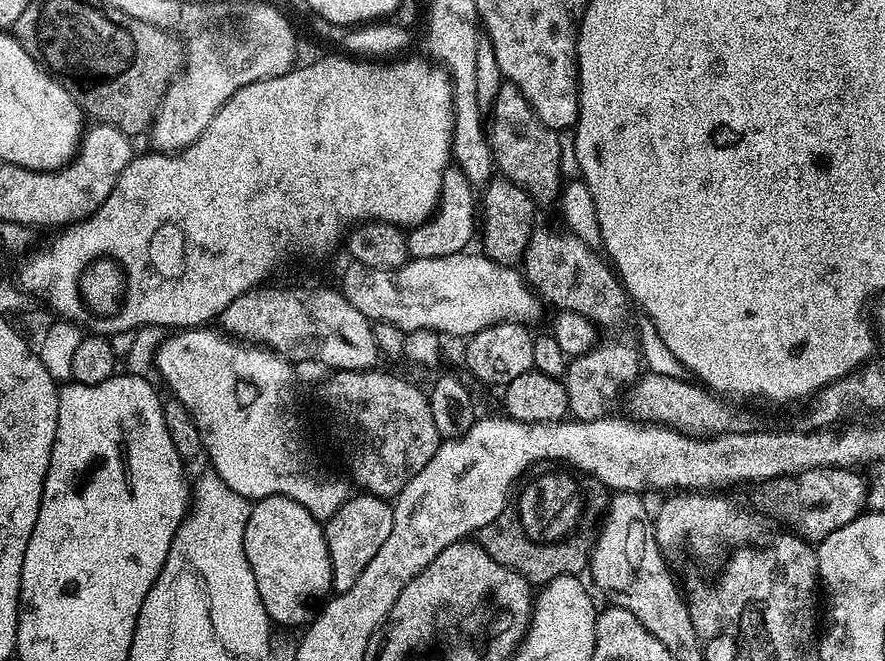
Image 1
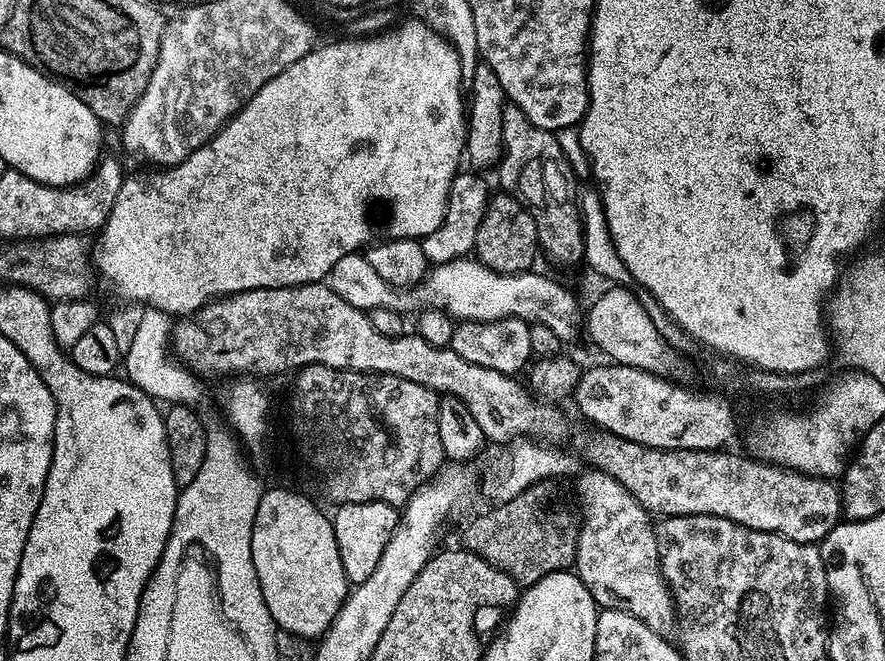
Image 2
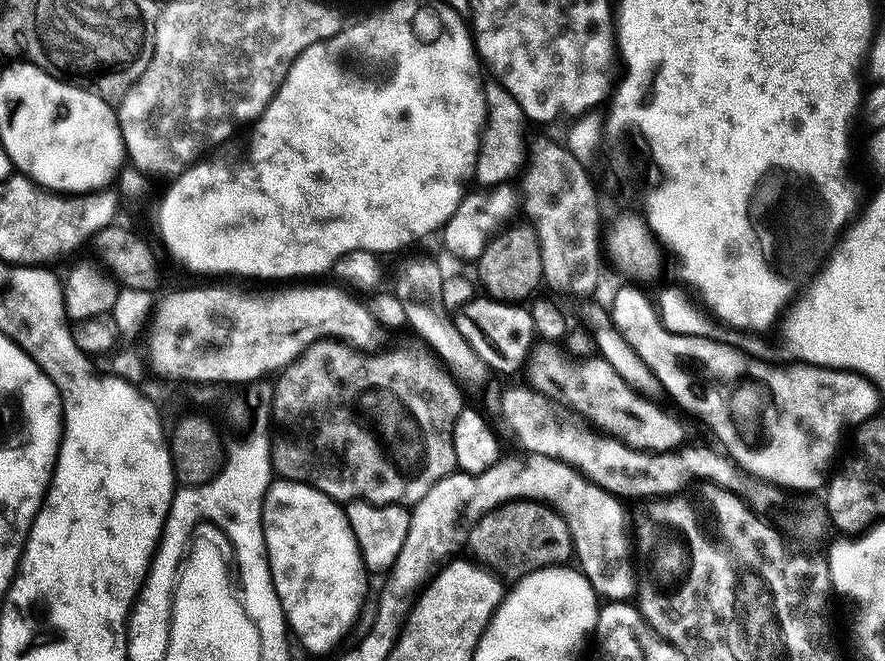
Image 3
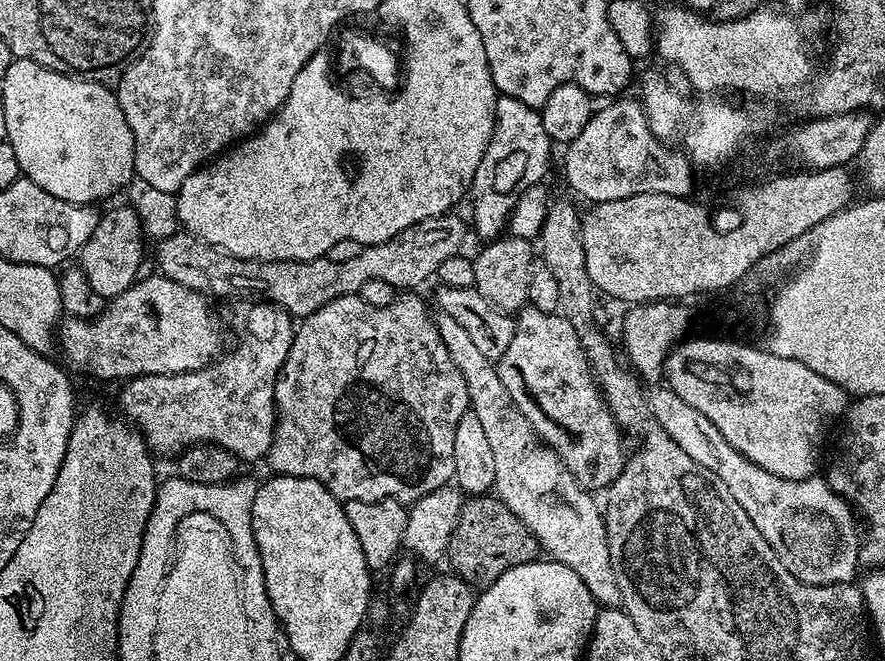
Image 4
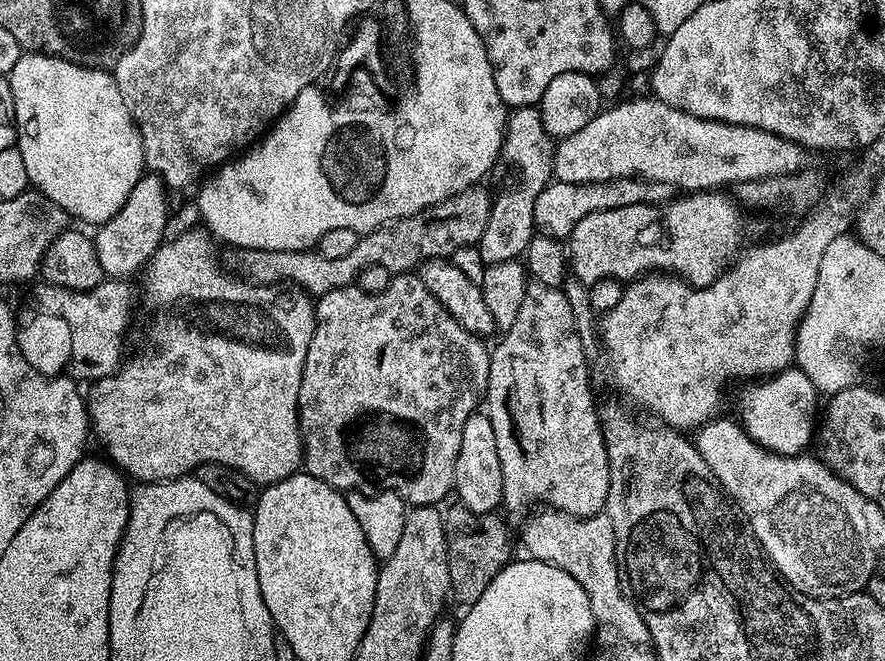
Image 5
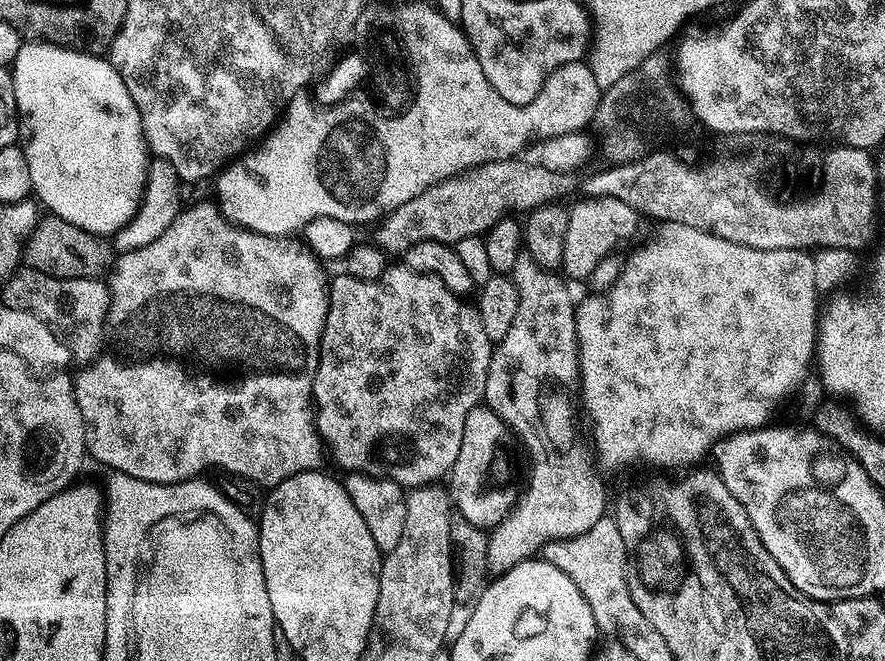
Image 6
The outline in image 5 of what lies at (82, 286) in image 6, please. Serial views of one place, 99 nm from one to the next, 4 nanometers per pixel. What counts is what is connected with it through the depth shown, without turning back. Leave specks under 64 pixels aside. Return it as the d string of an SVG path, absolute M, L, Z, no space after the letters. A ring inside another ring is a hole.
M106 278L89 292L79 292L47 282L40 282L37 286L36 308L41 313L64 318L70 326L73 338L70 372L77 381L95 382L113 376L120 367L125 355L124 331L127 330L128 319L132 316L132 288L128 283L124 278Z

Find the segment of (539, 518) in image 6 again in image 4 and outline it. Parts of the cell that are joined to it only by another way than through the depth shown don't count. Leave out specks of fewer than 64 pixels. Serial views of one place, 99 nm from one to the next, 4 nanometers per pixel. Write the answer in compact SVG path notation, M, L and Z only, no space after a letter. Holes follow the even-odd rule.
M525 306L515 317L516 337L510 342L510 350L496 364L502 385L510 394L512 403L523 412L533 430L543 442L554 449L563 463L589 490L607 490L624 468L626 452L620 449L622 433L612 411L604 403L600 385L592 374L584 347L578 342L578 334L567 316L555 312L543 312Z

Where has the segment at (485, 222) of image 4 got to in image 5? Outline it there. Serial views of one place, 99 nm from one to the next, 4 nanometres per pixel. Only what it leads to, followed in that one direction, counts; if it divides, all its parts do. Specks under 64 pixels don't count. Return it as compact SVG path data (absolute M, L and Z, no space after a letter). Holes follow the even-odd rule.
M539 107L513 109L504 129L501 159L510 164L526 164L526 175L510 181L500 192L493 195L490 216L486 222L482 238L476 247L482 256L485 267L521 259L536 234L534 224L535 198L551 181L554 140L545 130Z

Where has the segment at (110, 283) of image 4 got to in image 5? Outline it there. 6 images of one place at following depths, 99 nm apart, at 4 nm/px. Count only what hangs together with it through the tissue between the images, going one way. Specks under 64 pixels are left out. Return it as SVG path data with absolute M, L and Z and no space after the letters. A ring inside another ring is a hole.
M155 173L141 176L122 210L114 218L99 225L95 231L95 250L105 275L113 279L123 279L131 277L130 274L136 270L138 272L143 269L165 239L168 214L170 207L164 181Z

